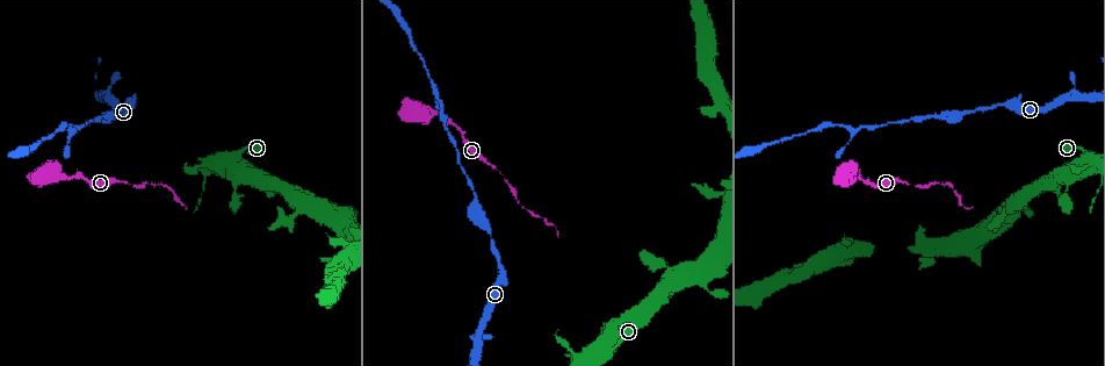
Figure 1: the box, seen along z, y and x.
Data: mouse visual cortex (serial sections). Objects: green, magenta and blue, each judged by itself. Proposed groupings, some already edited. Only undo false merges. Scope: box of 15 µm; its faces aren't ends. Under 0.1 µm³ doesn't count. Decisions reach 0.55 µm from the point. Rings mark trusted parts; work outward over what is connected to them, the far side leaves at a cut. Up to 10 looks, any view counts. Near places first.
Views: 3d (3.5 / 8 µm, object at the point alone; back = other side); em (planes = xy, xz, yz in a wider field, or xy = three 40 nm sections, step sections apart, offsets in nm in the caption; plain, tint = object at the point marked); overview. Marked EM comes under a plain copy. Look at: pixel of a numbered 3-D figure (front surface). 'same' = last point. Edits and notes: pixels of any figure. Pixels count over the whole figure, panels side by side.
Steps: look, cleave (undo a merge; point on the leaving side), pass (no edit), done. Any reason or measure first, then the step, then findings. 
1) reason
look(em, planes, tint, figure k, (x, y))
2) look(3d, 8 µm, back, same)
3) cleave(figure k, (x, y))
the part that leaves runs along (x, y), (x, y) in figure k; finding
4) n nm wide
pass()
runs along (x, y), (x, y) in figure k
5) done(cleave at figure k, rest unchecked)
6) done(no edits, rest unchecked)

look(3d, 3.5 µm, figure 1, (428, 110))

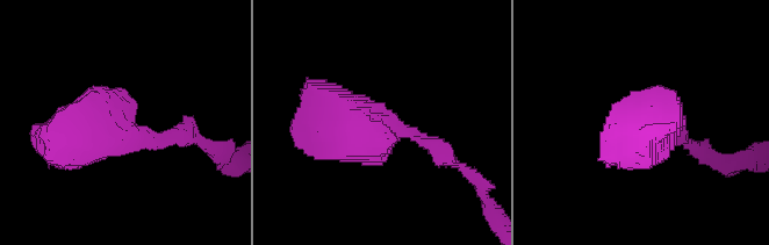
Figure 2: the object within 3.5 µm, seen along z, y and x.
shape alone is not enough
look(em, xy, step 3, tint, figure 2, (119, 138))

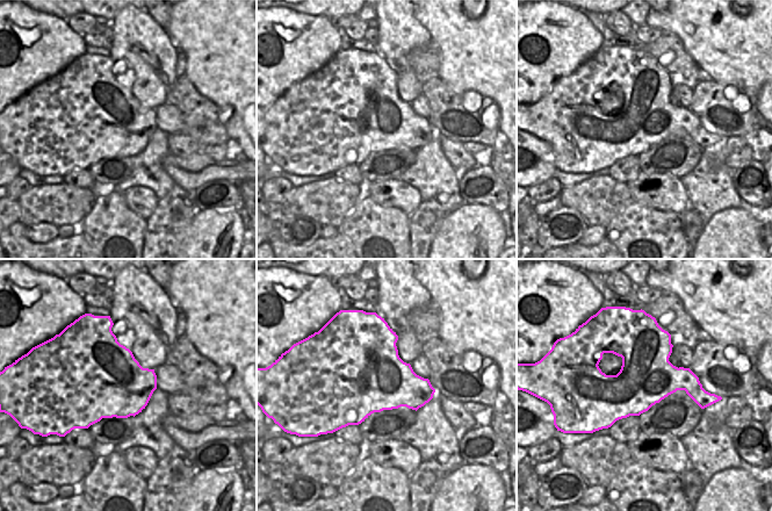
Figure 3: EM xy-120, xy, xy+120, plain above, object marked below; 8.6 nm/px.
pass()
runs along (447, 155), (354, 113), (329, 122), (333, 139) in figure 2; one cell here

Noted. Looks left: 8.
thick turns thin
look(3d, 3.5 µm, figure 1, (500, 269))

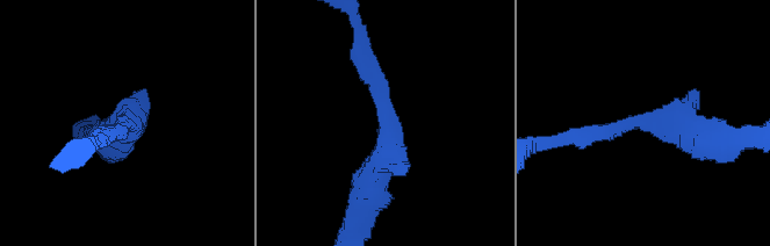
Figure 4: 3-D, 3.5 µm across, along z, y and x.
arms of 200, 350 nm; need the tissue
look(em, xy, step 2, tint, figure 4, (386, 120))

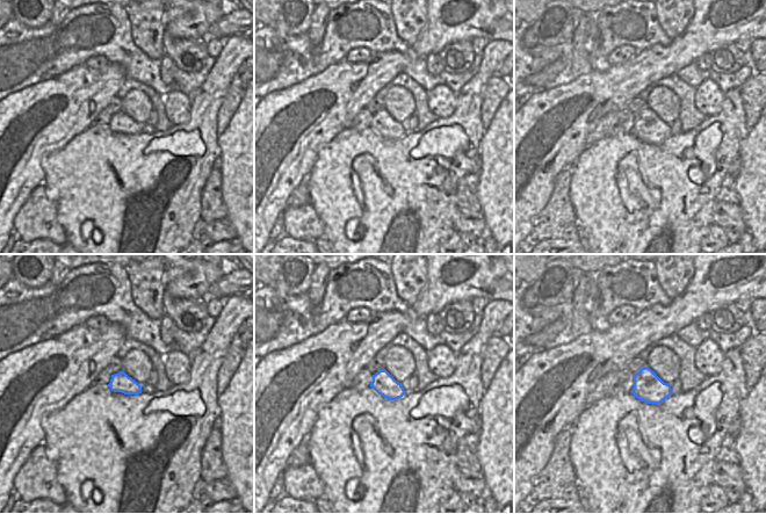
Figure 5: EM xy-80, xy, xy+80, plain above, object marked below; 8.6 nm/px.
pass()
all the same cell

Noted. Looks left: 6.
narrows sharply
look(3d, 8 µm, figure 1, (69, 125))

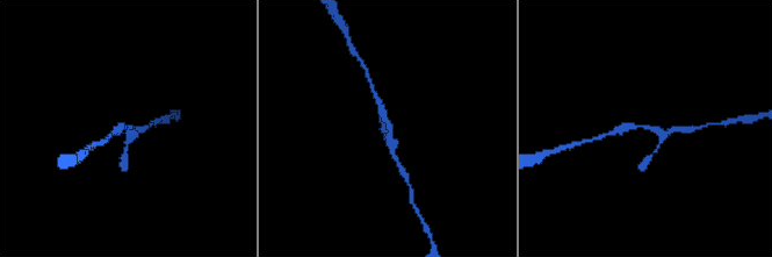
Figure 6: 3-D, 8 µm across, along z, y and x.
arms of 250, 250 nm; now the EM
look(em, xy, step 5, tint, figure 6, (642, 124))

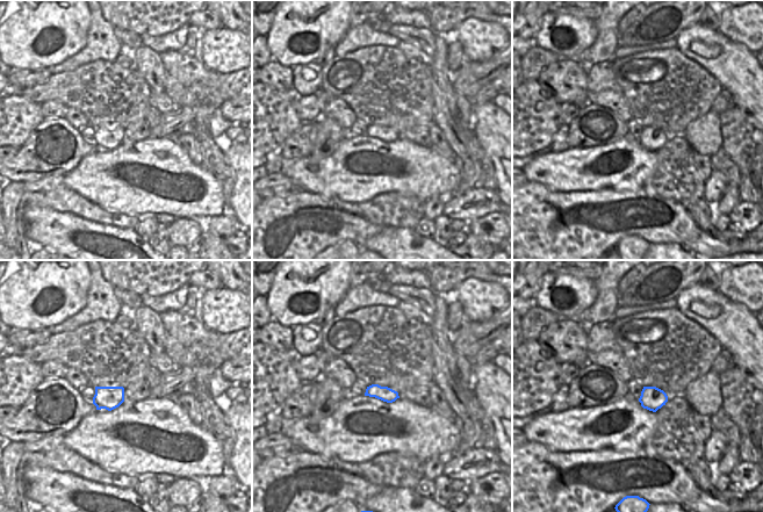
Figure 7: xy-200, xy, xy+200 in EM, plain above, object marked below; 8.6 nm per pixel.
130 nm wide
pass()
runs along (392, 151), (390, 129), (374, 94) in figure 6; one cell here

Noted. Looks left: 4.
sharp bend
look(3d, 3.5 µm, back, figure 1, (612, 351))

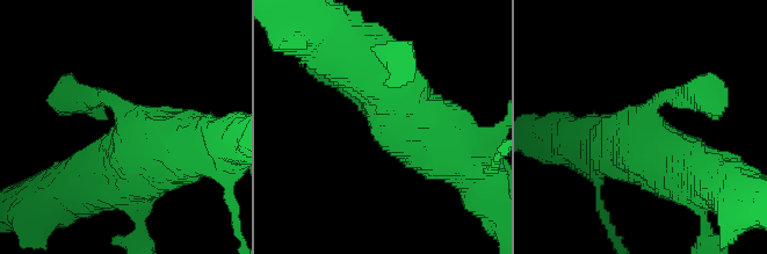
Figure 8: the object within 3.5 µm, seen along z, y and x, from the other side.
now the EM
look(em, xy, step 1, tint, figure 8, (646, 116))

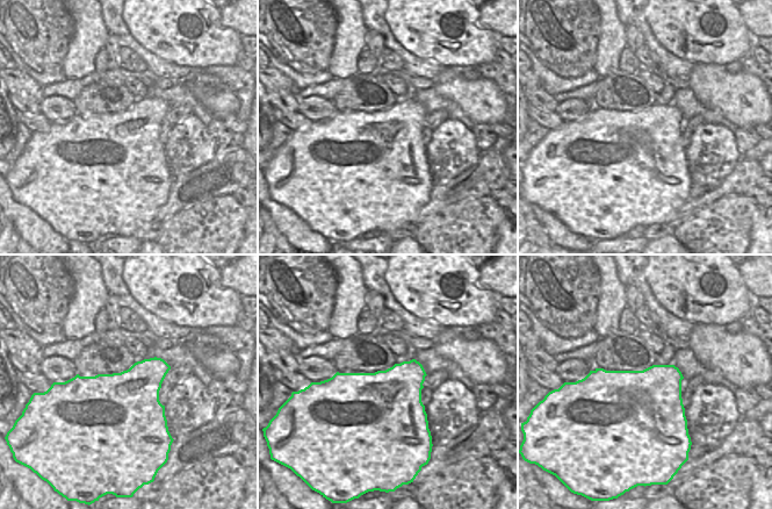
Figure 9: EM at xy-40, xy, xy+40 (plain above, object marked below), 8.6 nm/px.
pass()
runs along (677, 98), (649, 108), (643, 137), (700, 176) in figure 8; one cell here

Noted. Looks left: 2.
done(no edits, rest unchecked)

